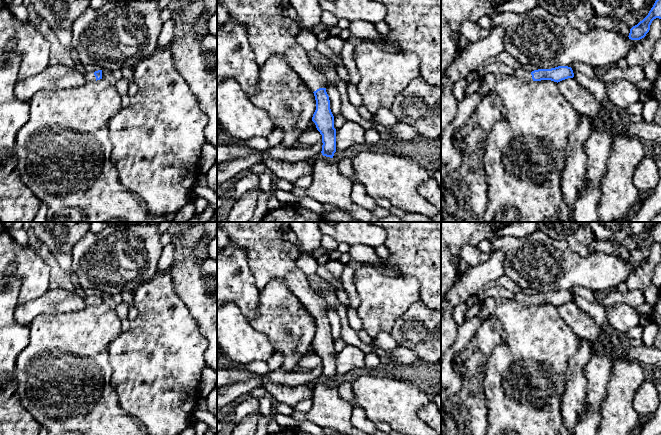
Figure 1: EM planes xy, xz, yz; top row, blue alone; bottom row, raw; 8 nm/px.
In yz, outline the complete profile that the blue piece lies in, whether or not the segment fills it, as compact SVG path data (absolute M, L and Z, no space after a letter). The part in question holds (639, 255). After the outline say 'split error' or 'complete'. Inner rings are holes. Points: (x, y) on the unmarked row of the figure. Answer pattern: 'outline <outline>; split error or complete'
outline M658 222L648 239L640 245L637 249L633 250L630 253L629 263L631 264L640 264L646 260L650 254L650 249L652 245L656 242L661 243L661 222Z; complete

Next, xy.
outline M98 294L95 296L88 296L88 297L85 297L84 299L87 306L97 305L97 304L102 303L102 294Z; split error

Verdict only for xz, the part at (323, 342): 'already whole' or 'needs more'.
needs more

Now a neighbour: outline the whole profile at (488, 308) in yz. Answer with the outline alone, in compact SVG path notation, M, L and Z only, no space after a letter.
M487 298L483 302L483 306L478 313L478 317L483 321L487 320L491 314L495 311L495 299L494 298Z

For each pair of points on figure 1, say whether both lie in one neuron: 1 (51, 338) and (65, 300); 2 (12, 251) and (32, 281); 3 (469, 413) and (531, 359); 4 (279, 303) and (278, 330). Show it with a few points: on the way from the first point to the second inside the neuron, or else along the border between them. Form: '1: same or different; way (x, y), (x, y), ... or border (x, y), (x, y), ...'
1: different; border (83, 308), (77, 311), (43, 313), (37, 316)
2: same; way (19, 258), (32, 271), (32, 274)
3: different; border (483, 375), (483, 391), (486, 399), (488, 421)
4: same; way (279, 310), (279, 323)

